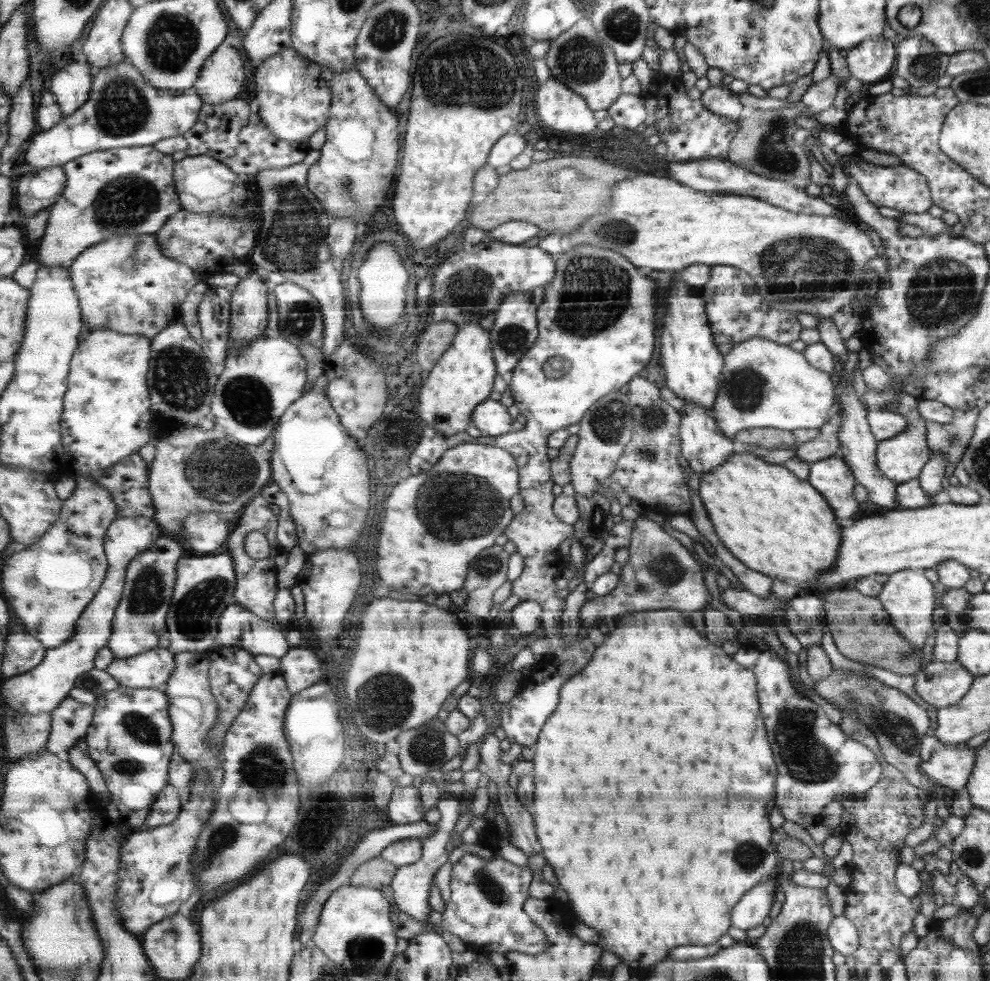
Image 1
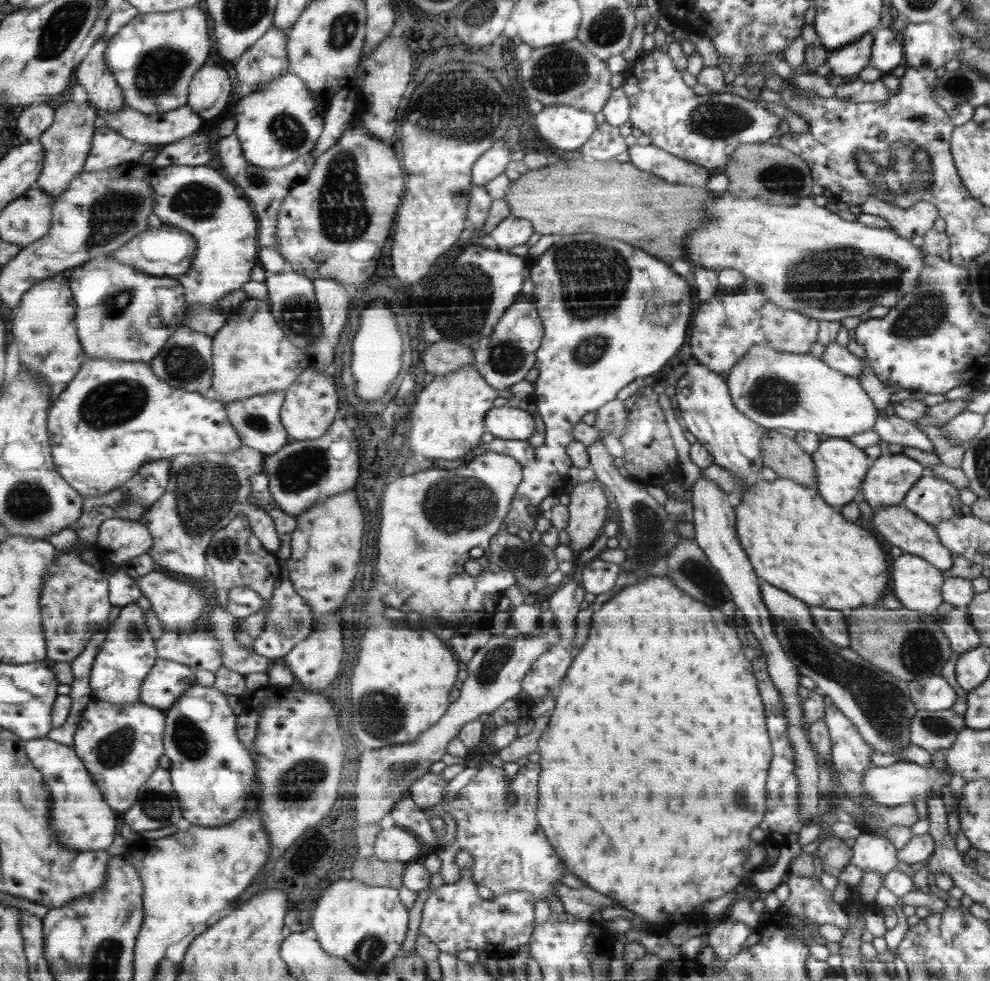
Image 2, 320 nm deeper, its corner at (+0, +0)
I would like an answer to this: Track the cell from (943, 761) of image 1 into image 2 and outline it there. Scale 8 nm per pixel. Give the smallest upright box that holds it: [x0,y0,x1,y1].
[862,762,952,806]

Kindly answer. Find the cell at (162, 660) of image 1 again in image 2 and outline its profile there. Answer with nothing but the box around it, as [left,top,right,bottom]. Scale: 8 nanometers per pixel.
[141,658,197,709]

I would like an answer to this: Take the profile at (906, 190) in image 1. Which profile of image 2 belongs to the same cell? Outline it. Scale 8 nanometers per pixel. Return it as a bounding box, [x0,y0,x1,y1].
[860,196,938,239]

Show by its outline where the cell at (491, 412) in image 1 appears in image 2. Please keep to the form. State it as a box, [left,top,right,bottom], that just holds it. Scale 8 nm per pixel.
[485,405,534,440]

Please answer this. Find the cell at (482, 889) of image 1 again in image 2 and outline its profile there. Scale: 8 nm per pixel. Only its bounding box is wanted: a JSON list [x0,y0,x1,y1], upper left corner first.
[419,849,534,958]

